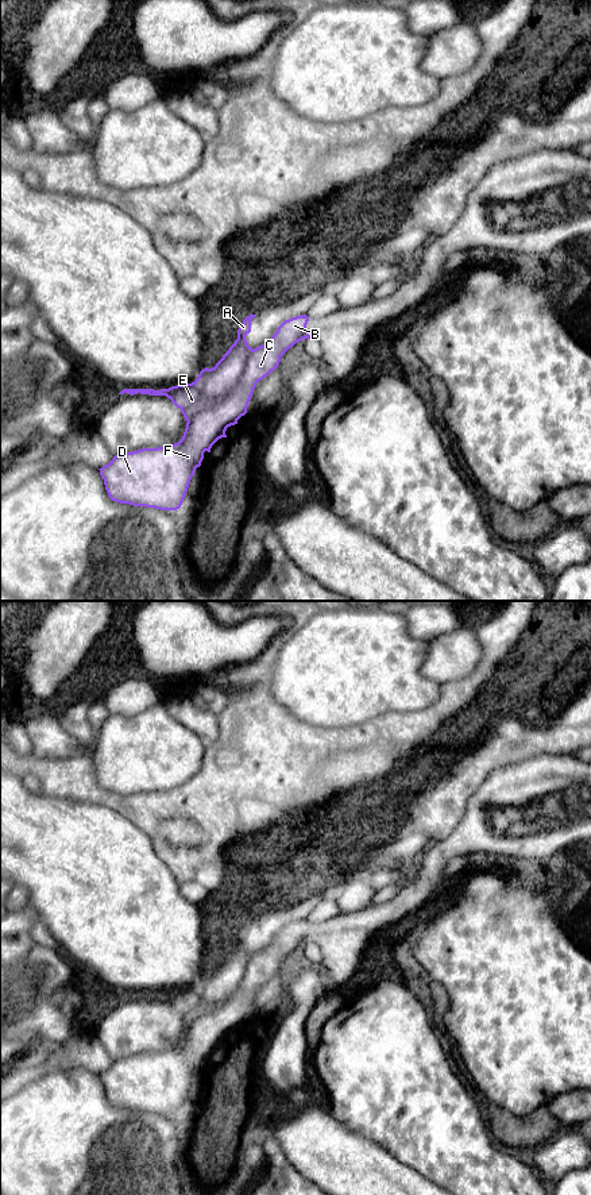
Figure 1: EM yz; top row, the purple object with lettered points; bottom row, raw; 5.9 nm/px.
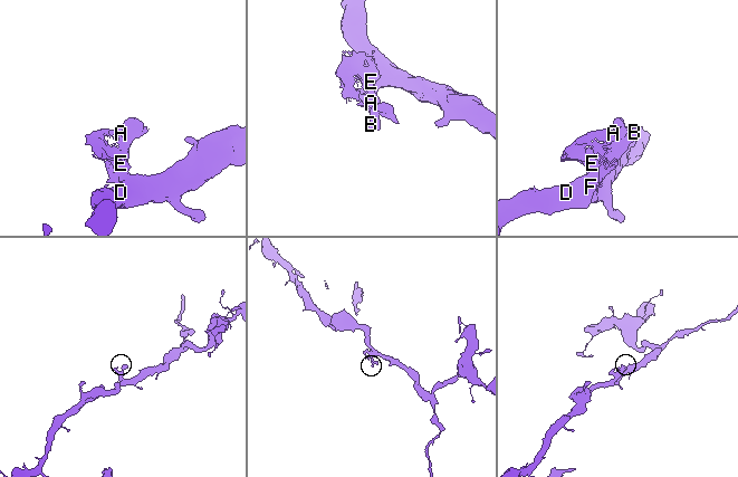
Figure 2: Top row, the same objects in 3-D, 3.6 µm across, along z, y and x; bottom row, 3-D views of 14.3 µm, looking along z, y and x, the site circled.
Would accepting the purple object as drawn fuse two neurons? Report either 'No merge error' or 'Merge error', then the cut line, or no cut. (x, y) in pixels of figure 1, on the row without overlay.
Merge error. Split along yz (252, 955), (238, 990), (224, 1003), (199, 1017), (188, 1026)

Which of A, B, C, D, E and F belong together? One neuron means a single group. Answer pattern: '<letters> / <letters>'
A E / B C D F

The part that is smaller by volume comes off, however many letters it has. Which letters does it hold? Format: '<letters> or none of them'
A, E

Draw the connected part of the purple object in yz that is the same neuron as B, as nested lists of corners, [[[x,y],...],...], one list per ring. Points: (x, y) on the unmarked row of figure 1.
[[[306,920],[285,925],[269,947],[254,953],[246,967],[246,974],[237,991],[225,1005],[198,1018],[193,1025],[189,1025],[184,1041],[178,1048],[117,1059],[108,1069],[98,1073],[109,1103],[134,1111],[155,1113],[161,1115],[179,1114],[190,1084],[196,1073],[201,1071],[204,1057],[219,1044],[227,1042],[227,1033],[237,1029],[237,1025],[247,1018],[247,1011],[256,988],[278,972],[281,961],[290,952],[302,944],[310,944],[310,938],[306,933],[308,926],[309,922]]]

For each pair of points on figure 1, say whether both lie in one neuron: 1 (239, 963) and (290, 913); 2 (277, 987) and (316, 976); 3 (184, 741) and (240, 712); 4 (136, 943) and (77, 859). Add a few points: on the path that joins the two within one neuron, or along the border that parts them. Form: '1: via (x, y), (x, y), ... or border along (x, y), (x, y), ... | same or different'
1: via (246, 948), (275, 920) | same
2: border along (288, 986), (285, 1003), (277, 1014) | different
3: border along (205, 747), (203, 763), (192, 777) | different
4: via (123, 922), (115, 906), (93, 879) | same

